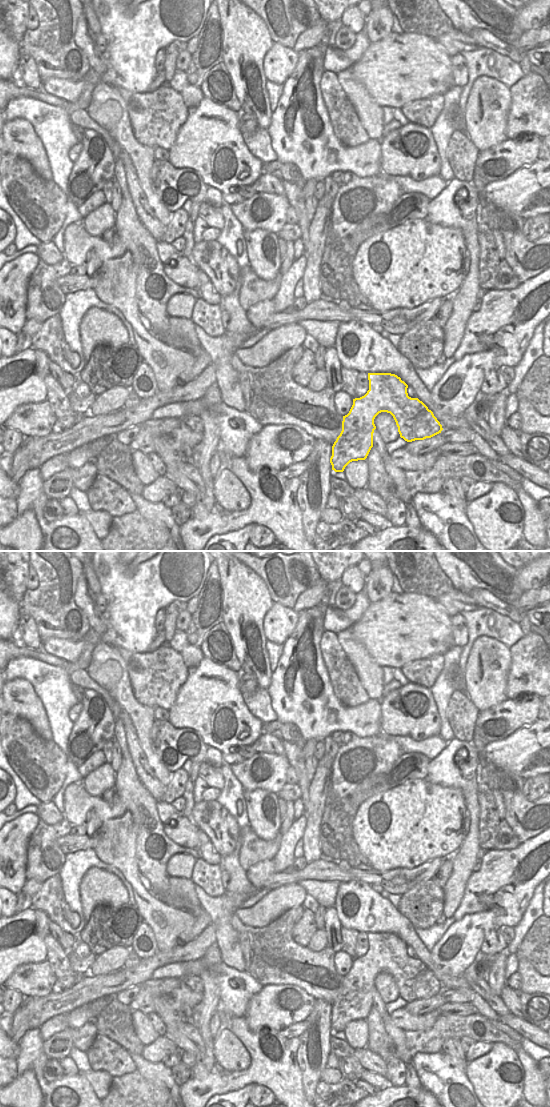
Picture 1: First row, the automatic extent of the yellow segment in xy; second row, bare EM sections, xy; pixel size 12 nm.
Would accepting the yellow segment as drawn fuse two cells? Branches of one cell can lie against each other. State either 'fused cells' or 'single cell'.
single cell

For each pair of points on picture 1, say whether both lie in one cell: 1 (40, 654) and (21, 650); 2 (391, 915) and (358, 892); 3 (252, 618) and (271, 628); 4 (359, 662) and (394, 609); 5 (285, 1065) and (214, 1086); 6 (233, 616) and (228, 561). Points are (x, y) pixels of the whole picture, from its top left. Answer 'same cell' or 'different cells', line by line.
1: same cell
2: same cell
3: different cells
4: different cells
5: same cell
6: same cell

